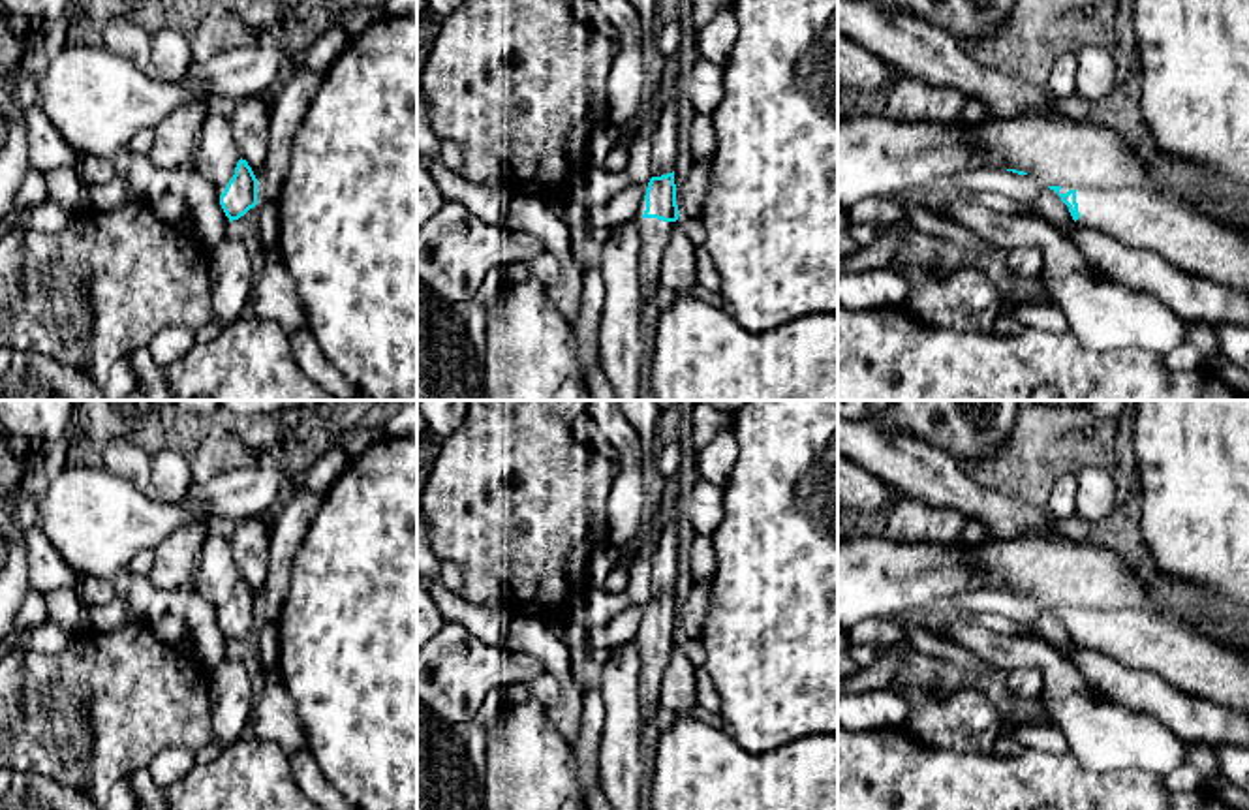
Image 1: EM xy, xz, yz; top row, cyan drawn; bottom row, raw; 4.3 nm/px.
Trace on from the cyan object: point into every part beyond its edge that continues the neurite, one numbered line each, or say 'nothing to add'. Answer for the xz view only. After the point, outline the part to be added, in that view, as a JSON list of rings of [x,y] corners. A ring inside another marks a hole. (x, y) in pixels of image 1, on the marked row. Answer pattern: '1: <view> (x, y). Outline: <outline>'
1: xz (656, 233). Outline: [[[642,199],[637,222],[642,235],[642,254],[640,254],[640,282],[644,301],[654,299],[659,289],[659,271],[665,254],[665,246],[671,239],[674,222],[663,222],[657,218],[644,218],[646,201]]]

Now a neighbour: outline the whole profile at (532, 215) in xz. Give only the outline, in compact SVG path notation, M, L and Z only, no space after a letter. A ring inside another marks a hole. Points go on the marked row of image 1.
M509 194L498 226L524 231L554 254L562 265L558 284L545 286L545 295L573 323L580 312L582 271L573 261L573 231L556 216L552 203L537 195Z

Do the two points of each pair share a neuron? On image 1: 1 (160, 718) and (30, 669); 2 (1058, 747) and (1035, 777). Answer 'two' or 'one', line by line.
1: one
2: two

